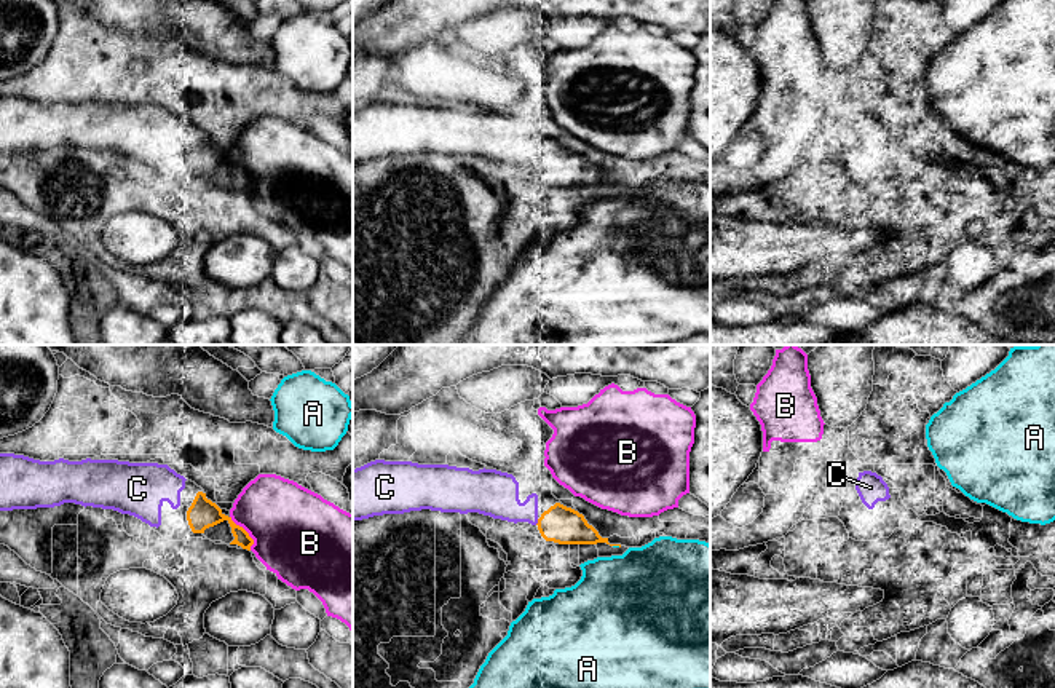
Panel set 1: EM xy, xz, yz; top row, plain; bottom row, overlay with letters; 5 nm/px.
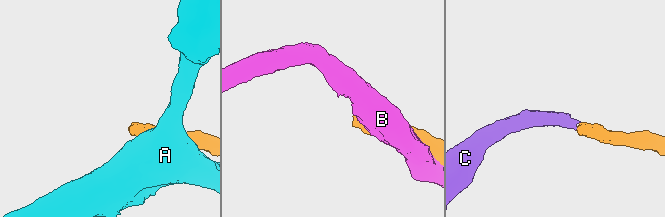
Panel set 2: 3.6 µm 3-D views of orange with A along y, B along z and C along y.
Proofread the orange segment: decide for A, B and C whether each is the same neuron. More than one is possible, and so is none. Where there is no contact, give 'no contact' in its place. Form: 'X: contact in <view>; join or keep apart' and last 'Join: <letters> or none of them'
A: contact in xz; keep apart
B: contact in xy; keep apart
C: contact in xz; join
Join: C

